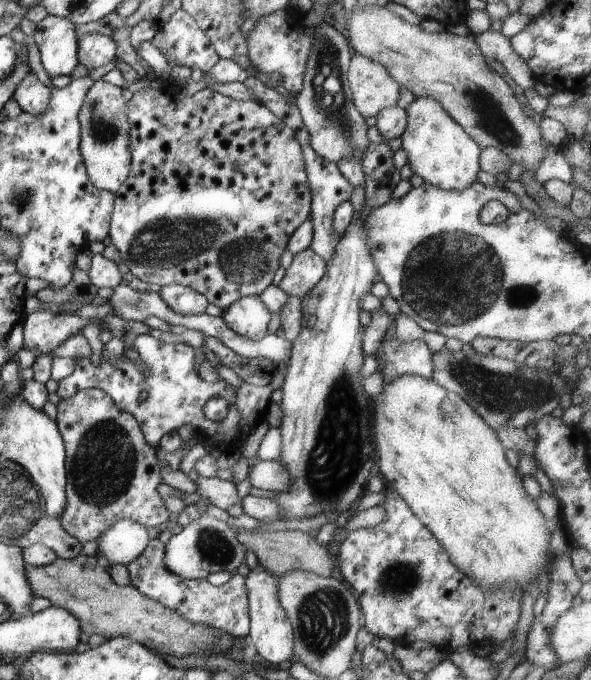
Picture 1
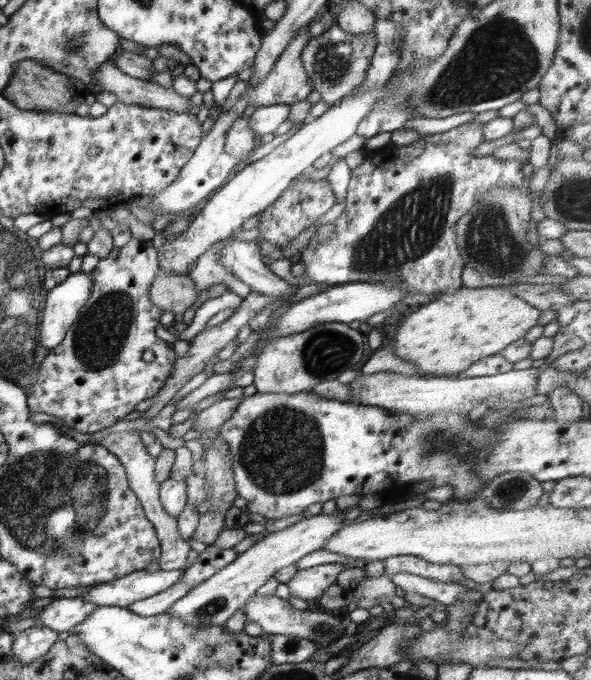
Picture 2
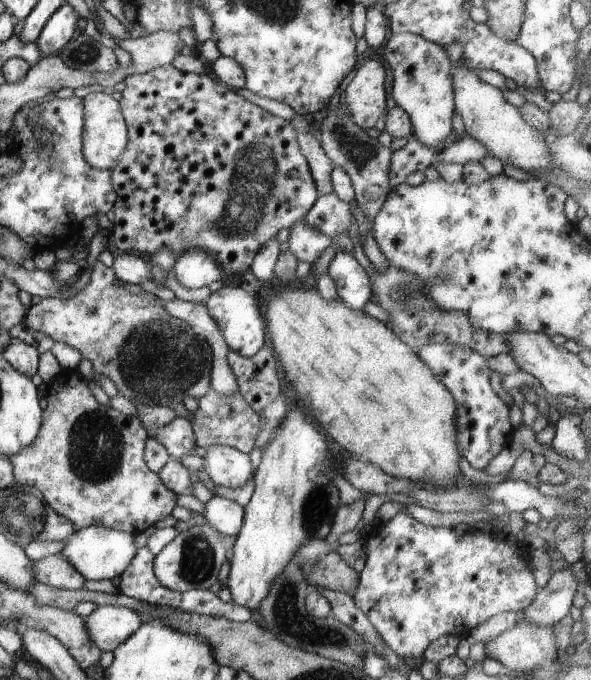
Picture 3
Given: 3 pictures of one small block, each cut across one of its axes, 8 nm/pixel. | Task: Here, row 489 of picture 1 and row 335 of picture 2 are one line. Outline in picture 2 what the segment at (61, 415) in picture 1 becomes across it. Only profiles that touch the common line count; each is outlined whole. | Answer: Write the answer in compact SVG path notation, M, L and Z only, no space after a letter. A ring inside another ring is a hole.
M131 235L131 239L128 243L120 247L113 247L112 251L110 251L105 258L99 260L94 270L90 273L92 276L92 292L90 298L86 301L80 314L78 314L77 322L70 325L64 340L62 340L56 348L51 348L49 350L49 355L46 356L42 362L38 362L38 372L36 372L36 376L38 377L36 378L36 382L28 388L27 404L28 408L30 408L30 412L51 414L52 416L61 418L62 422L64 422L68 428L74 428L74 430L78 430L78 432L94 433L98 432L98 430L108 428L122 420L124 416L134 411L138 402L153 398L160 390L160 387L164 385L164 381L168 379L168 375L172 372L172 365L174 365L176 358L173 350L173 343L160 339L156 334L156 326L159 324L159 319L163 311L152 304L148 291L150 290L152 281L154 281L154 277L156 277L156 273L158 273L158 269L158 249L154 247L152 240L146 241L142 238L136 238L133 235ZM146 350L151 350L152 353L154 353L156 358L154 358L152 362L144 362L144 360L142 360L142 353Z

